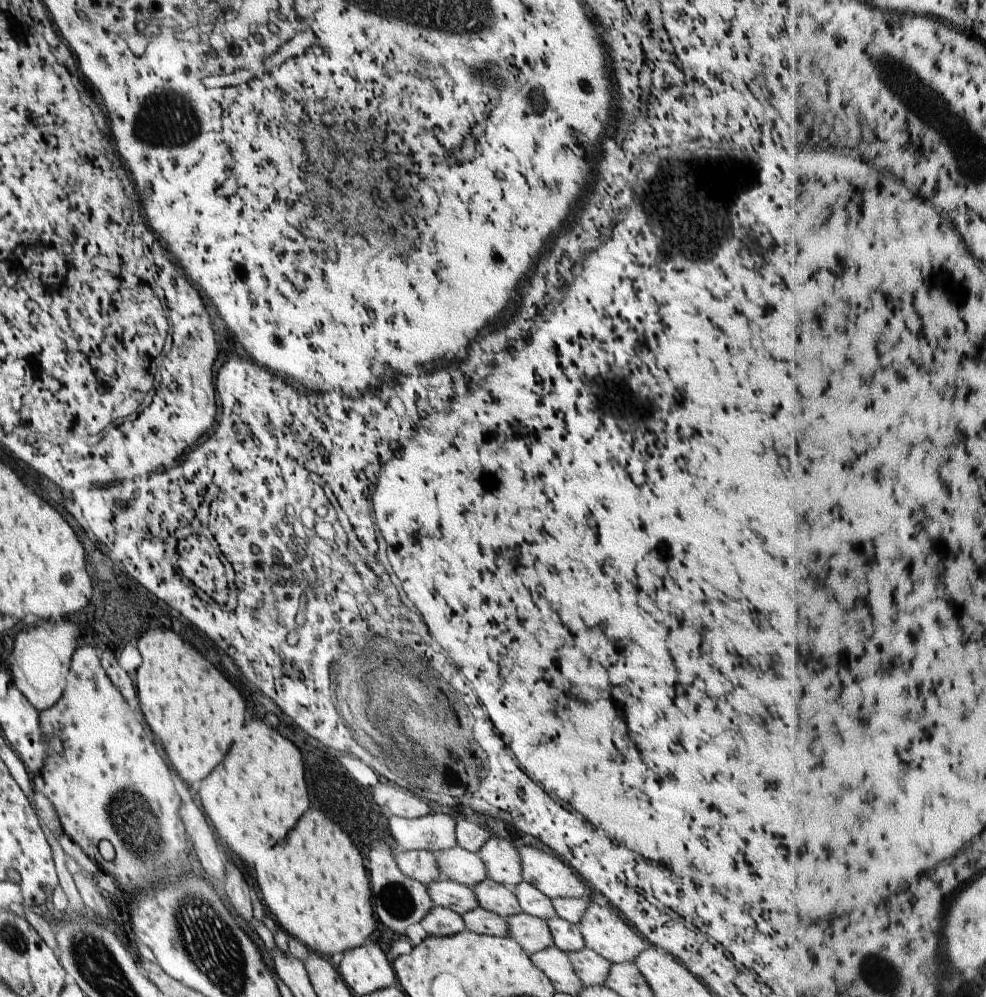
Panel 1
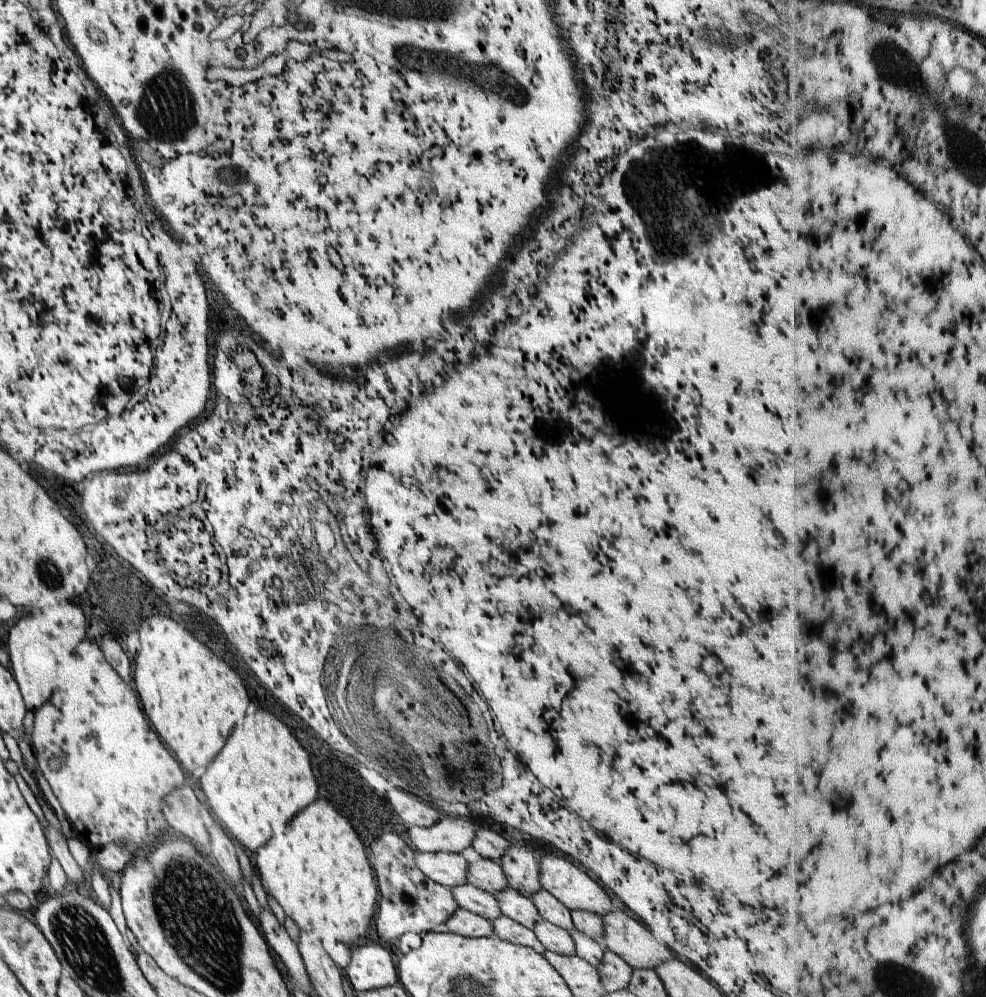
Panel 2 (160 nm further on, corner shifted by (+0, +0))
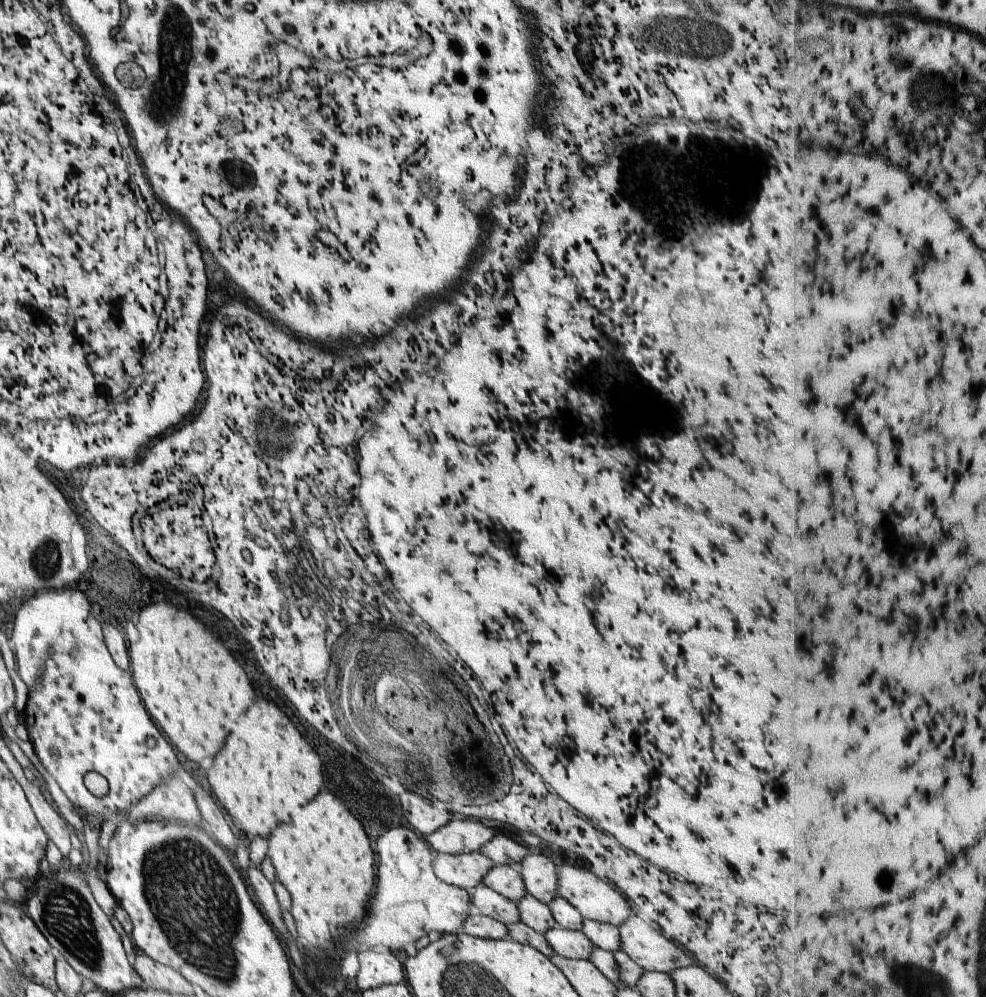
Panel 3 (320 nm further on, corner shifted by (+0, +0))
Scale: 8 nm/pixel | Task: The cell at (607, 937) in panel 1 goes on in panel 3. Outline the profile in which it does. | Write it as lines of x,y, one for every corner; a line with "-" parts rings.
634,913
617,929
621,936
621,950
644,971
669,974
674,969
694,965
692,956
688,956
674,941
668,940
657,926

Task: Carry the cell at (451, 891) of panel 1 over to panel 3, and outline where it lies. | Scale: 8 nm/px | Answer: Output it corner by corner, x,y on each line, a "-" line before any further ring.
478,885
468,890
468,892
475,912
495,918
502,922
503,925
521,922
517,904
509,898
498,894
495,890
488,888
486,885

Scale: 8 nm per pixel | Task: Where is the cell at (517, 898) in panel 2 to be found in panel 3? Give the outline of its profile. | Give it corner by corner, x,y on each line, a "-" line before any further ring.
530,893
522,897
517,903
520,920
536,932
544,934
558,926
557,920
548,905
536,900

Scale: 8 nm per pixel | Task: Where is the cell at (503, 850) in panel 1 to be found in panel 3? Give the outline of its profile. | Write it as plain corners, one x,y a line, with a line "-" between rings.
538,850
524,857
518,863
525,887
536,900
550,905
559,896
557,866

